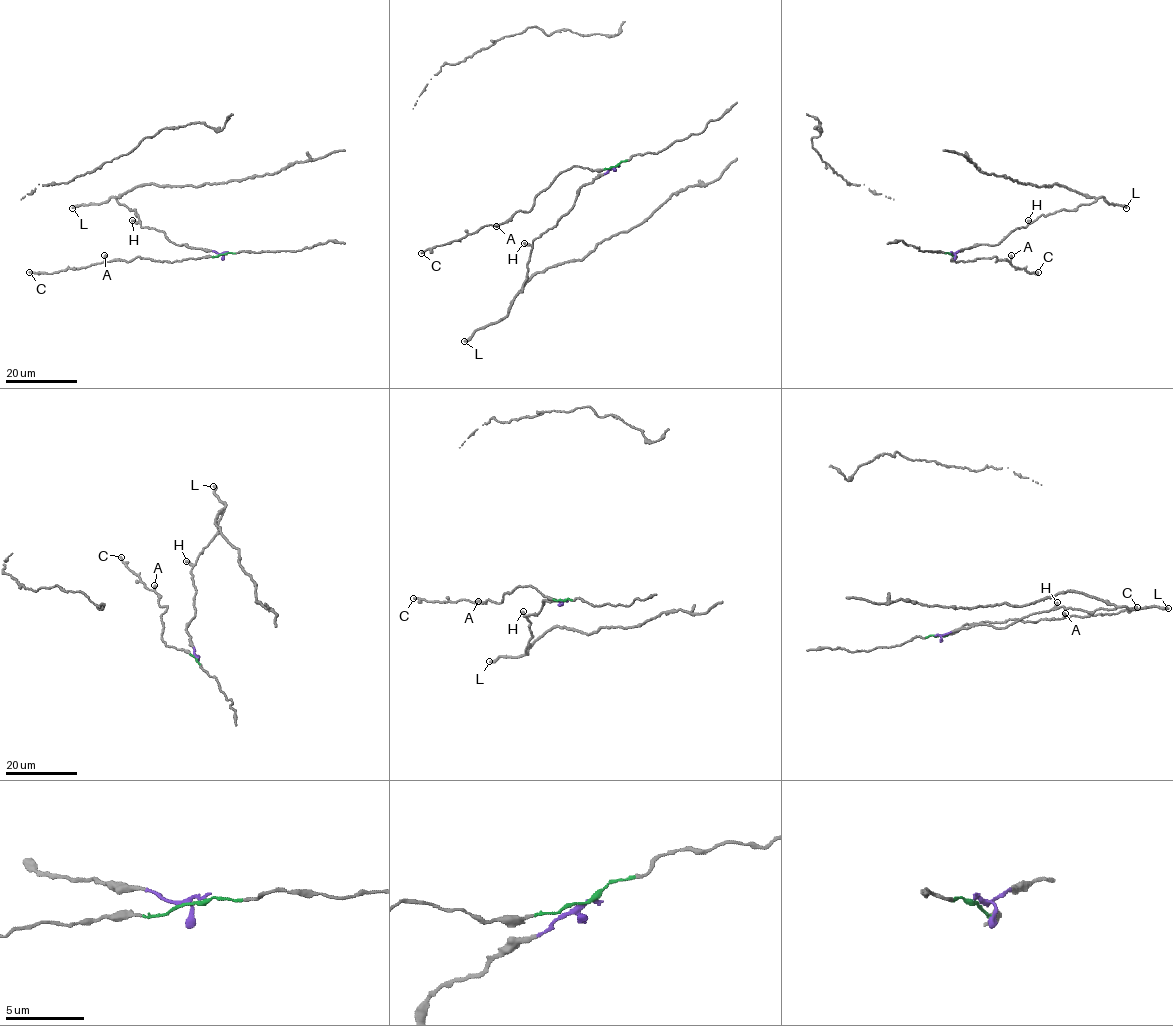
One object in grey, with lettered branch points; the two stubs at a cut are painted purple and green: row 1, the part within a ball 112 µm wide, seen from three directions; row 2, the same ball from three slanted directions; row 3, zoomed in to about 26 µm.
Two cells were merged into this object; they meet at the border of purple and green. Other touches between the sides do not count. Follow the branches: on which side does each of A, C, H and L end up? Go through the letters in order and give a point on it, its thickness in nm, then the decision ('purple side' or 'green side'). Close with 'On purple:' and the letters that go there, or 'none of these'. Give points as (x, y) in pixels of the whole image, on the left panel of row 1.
A: at (104, 255); 440 nm thick; green side
C: at (29, 272); 190 nm thick; green side
H: at (132, 220); 280 nm thick; purple side
L: at (72, 208); 320 nm thick; purple side
On purple: H, L

